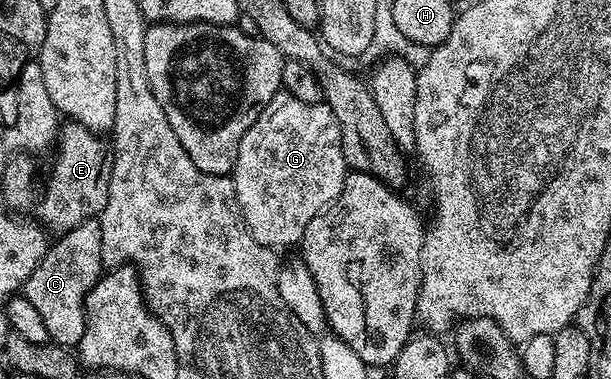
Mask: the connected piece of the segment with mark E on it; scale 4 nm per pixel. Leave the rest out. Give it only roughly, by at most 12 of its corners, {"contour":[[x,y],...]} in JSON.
{"contour":[[67,121],[34,215],[60,236],[103,214],[115,156]]}

